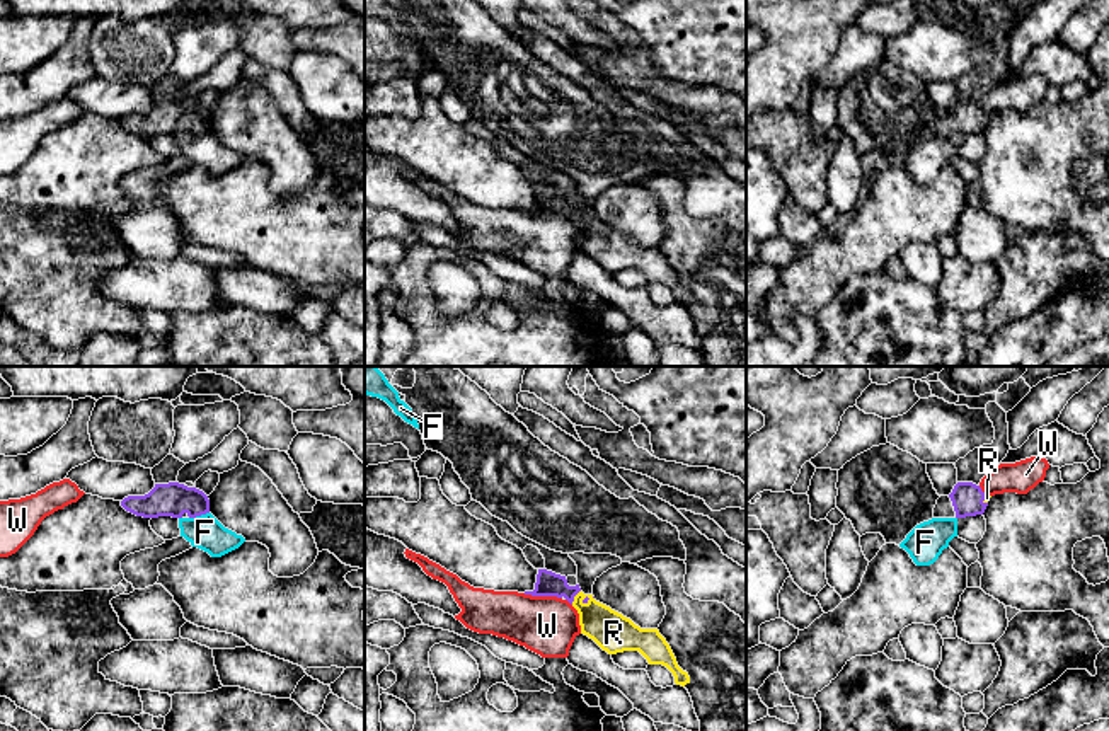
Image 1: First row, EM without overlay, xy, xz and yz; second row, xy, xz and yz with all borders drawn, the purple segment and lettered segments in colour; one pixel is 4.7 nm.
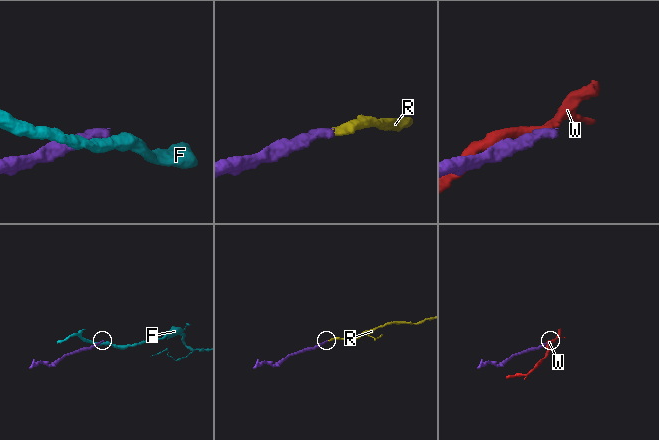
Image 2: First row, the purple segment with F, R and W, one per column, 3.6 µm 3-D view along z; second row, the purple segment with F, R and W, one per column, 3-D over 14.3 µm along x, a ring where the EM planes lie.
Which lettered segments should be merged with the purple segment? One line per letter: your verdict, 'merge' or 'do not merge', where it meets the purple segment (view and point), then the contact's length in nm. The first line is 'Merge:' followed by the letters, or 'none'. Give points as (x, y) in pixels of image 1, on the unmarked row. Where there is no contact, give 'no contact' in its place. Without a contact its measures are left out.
Merge: R
F: do not merge; meets purple in xy at (198, 133); contact 100 nm long
R: merge; meets purple in xz at (574, 213); contact 80 nm long
W: do not merge; meets purple in xz at (542, 213); contact 190 nm long

